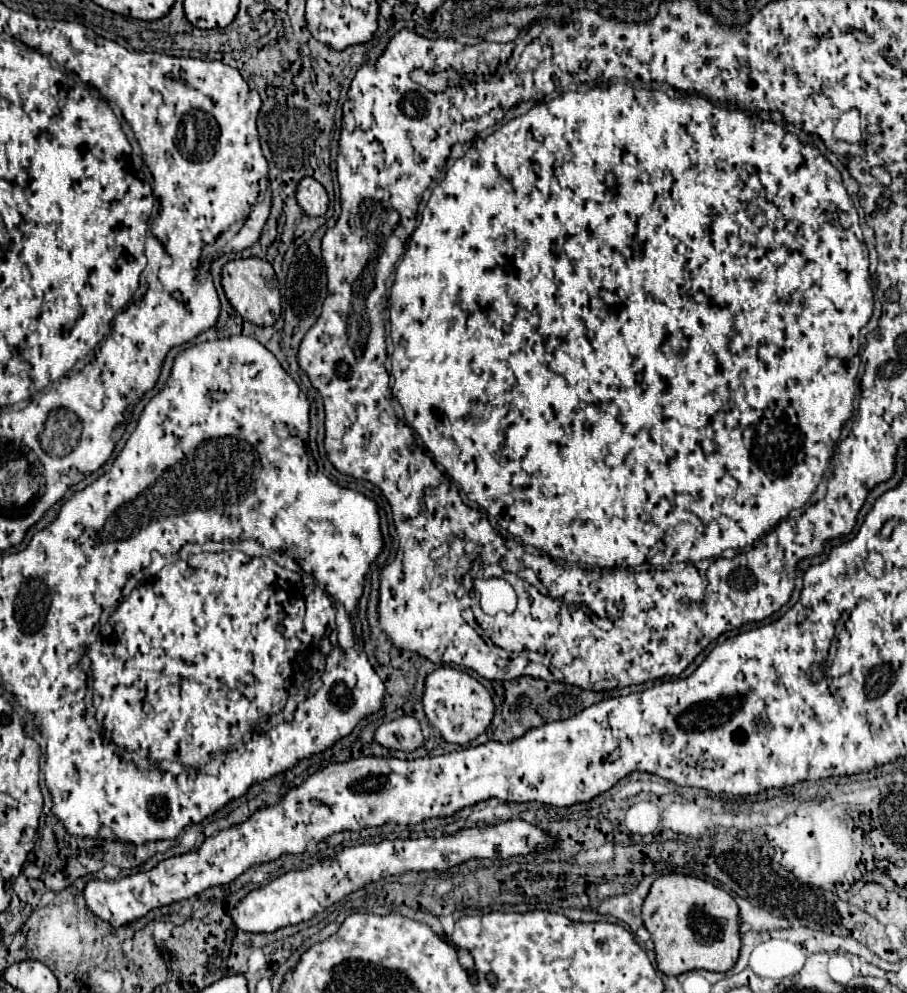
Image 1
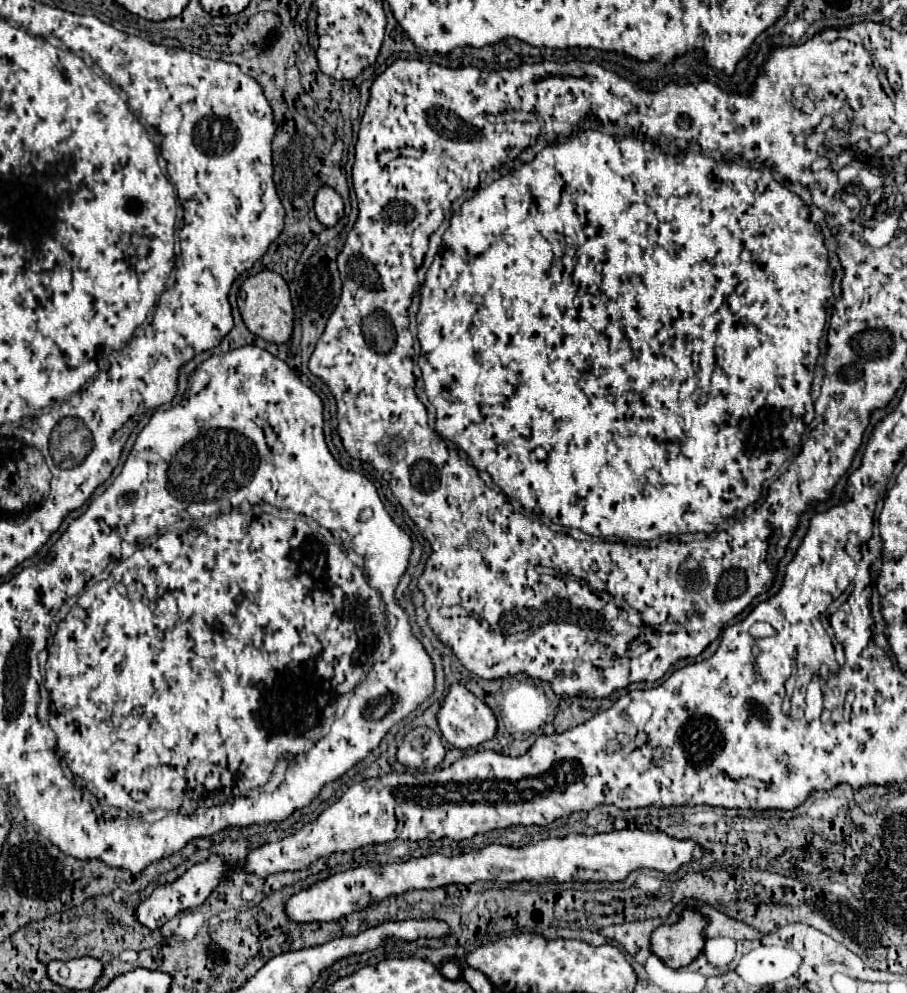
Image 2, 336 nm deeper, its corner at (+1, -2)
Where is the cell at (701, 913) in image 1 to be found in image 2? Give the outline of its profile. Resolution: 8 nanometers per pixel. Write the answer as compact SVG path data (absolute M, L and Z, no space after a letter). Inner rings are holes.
M686 908L682 920L674 926L660 926L652 934L652 954L656 954L666 966L682 968L688 966L704 948L702 930L706 920Z

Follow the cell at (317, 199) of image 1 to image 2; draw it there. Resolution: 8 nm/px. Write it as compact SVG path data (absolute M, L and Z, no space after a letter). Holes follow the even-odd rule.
M322 186L316 194L316 200L314 200L314 208L316 208L316 216L318 220L332 228L336 226L336 222L344 216L344 200L342 196L330 188L330 186Z

